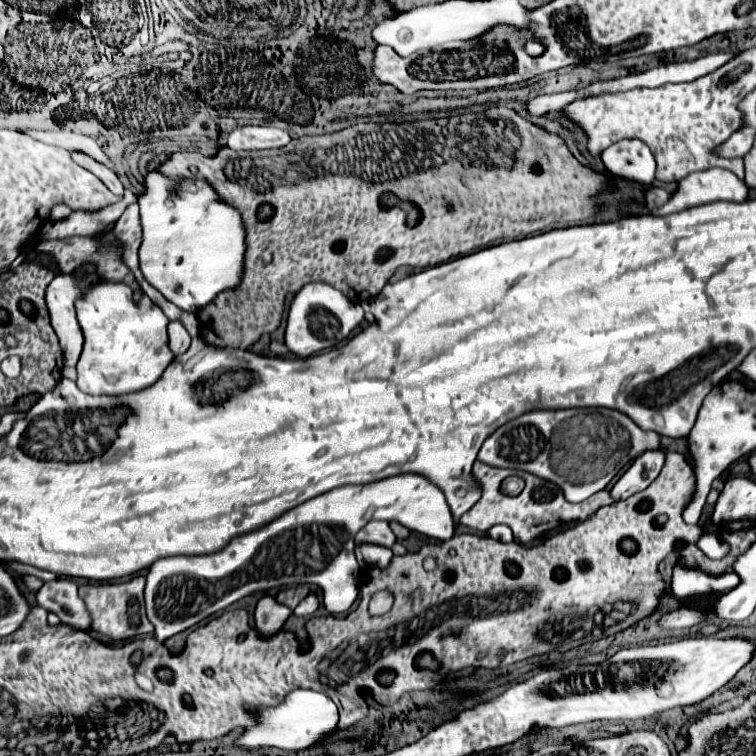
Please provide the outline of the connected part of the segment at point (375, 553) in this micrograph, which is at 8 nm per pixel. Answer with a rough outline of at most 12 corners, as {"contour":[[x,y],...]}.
{"contour":[[357,544],[361,566],[385,568],[393,558],[391,548]]}

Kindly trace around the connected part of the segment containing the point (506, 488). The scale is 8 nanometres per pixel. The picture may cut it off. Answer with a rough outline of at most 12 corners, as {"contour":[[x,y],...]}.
{"contour":[[510,476],[501,482],[503,494],[516,496],[525,486],[517,476]]}

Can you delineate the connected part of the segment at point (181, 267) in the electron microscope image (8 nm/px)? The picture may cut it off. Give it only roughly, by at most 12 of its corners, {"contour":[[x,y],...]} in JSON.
{"contour":[[147,172],[140,270],[197,312],[239,284],[241,214]]}

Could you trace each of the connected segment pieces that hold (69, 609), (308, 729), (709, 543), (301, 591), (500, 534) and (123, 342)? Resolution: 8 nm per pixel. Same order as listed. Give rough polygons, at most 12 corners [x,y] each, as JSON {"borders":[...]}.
{"borders":[[[45,582],[35,600],[63,624],[89,630],[91,618],[77,582]],[[293,690],[237,744],[305,750],[335,730],[335,702]],[[703,536],[699,548],[707,558],[723,558],[729,544],[715,536]],[[307,586],[279,590],[277,600],[291,610],[309,594]],[[495,525],[488,535],[503,543],[514,540],[508,526]],[[127,284],[75,306],[75,380],[91,396],[149,388],[175,358],[167,316]]]}

